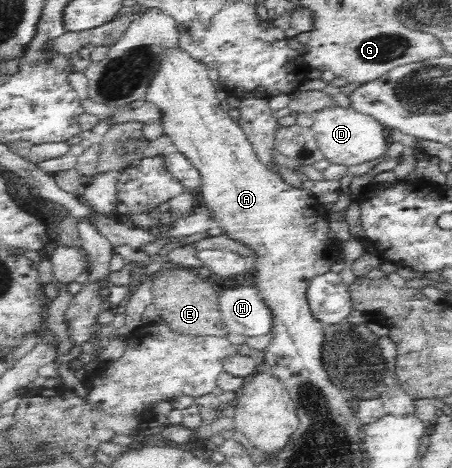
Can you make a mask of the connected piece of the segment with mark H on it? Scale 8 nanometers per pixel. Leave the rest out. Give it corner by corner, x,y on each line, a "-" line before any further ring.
255,282
223,289
218,306
223,323
233,333
256,338
272,331
272,307
265,303

